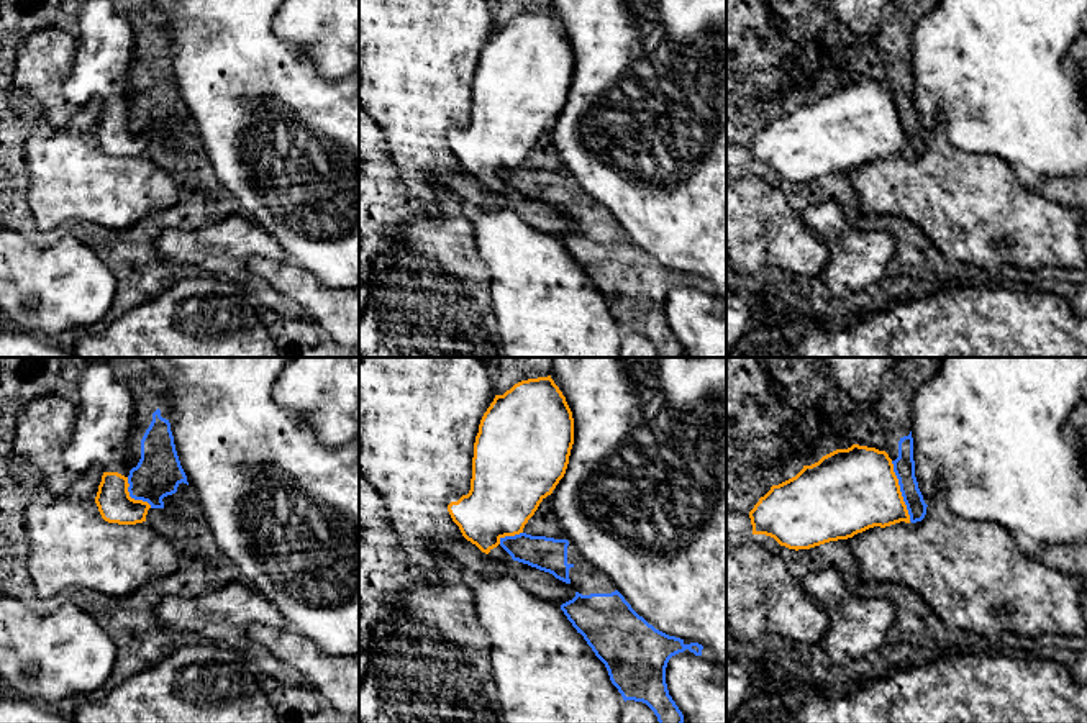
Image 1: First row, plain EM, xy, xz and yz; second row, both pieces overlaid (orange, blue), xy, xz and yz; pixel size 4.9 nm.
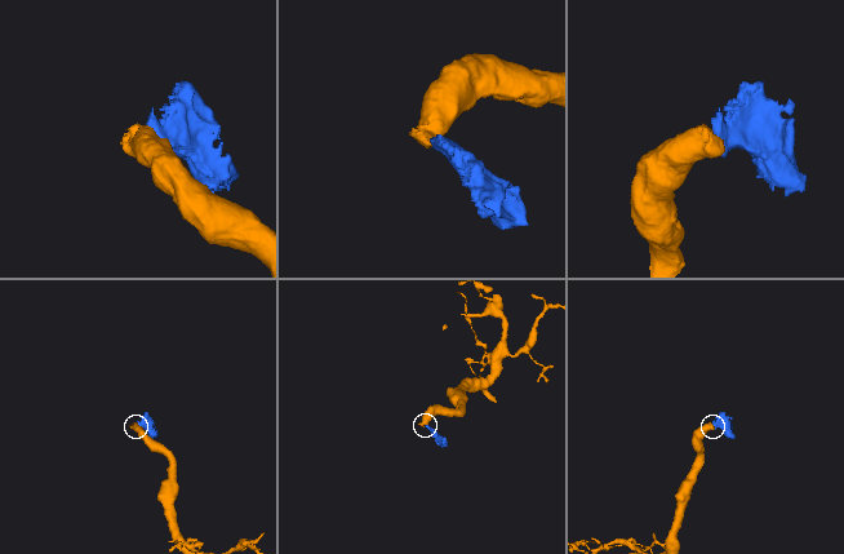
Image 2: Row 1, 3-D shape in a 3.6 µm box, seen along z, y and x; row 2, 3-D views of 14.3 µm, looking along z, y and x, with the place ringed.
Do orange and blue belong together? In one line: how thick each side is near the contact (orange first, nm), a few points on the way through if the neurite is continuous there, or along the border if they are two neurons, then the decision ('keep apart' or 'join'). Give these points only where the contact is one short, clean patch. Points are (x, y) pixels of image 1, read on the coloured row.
420/110 nm | along yz (891, 461), (910, 520) | keep apart

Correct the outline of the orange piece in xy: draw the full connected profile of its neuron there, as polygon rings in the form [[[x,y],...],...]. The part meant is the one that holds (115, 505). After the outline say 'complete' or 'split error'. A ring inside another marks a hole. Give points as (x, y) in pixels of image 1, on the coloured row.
[[[89,357],[79,361],[72,374],[80,395],[77,418],[72,436],[64,448],[64,464],[67,472],[75,477],[92,467],[100,467],[103,475],[98,485],[95,503],[102,518],[108,523],[136,525],[146,521],[151,505],[134,500],[128,492],[128,439],[133,430],[134,397],[131,390],[120,382],[103,357]]]; split error

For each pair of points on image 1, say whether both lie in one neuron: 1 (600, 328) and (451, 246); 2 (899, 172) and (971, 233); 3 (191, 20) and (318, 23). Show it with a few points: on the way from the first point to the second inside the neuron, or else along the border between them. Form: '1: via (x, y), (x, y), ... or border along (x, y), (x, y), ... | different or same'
1: border along (471, 230), (489, 271), (494, 304) | different
2: via (917, 187), (927, 189), (953, 215) | same
3: border along (272, 17), (272, 31), (300, 48) | different

